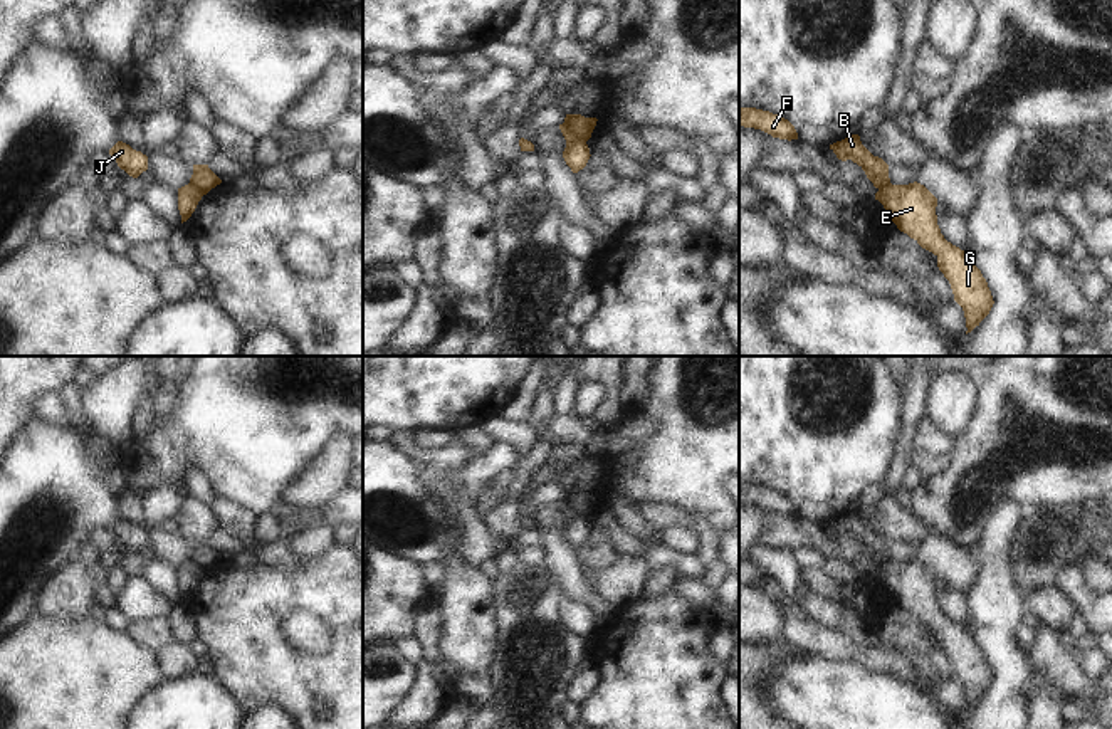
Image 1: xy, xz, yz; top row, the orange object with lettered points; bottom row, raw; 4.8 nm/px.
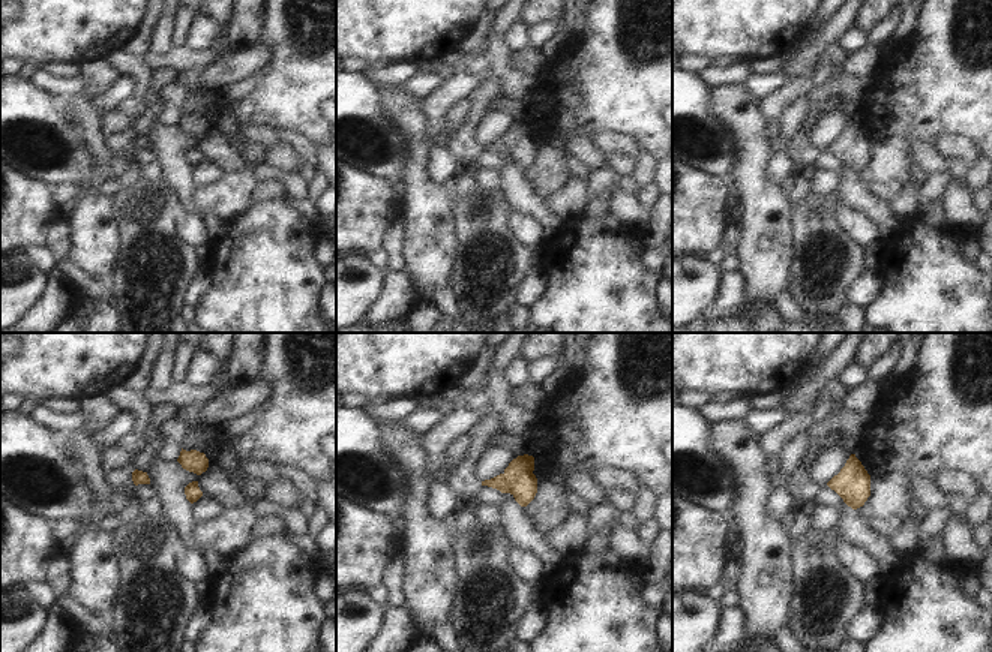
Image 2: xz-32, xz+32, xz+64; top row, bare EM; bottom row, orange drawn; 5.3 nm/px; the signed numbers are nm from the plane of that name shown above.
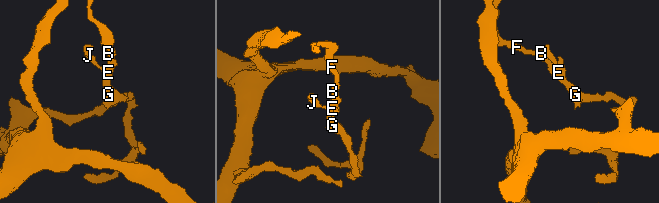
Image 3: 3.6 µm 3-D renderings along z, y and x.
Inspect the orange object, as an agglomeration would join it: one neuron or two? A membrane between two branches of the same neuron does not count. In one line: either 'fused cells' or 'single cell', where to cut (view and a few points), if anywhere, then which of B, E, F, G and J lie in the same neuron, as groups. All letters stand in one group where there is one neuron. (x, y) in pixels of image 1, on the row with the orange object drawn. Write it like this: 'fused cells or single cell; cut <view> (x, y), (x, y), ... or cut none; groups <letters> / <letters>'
fused cells; cut xz (561, 125), (575, 136), (587, 140); groups B F / E G J

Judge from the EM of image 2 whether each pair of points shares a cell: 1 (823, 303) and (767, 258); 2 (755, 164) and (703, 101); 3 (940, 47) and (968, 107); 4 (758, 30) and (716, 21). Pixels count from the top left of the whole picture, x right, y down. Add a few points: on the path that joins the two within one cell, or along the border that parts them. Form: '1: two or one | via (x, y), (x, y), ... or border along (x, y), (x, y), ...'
1: two | border along (793, 242), (793, 263), (785, 288)
2: two | border along (713, 108), (734, 140), (731, 173)
3: one | via (955, 62), (958, 65), (961, 92)
4: one | via (748, 21), (727, 21)

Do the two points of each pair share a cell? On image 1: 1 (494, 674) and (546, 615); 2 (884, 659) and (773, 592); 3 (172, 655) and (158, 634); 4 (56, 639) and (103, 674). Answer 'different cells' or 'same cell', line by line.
1: same cell
2: same cell
3: different cells
4: same cell

